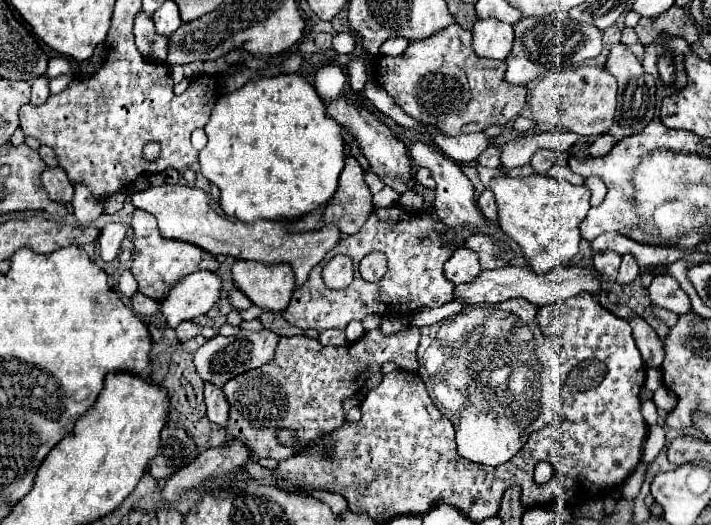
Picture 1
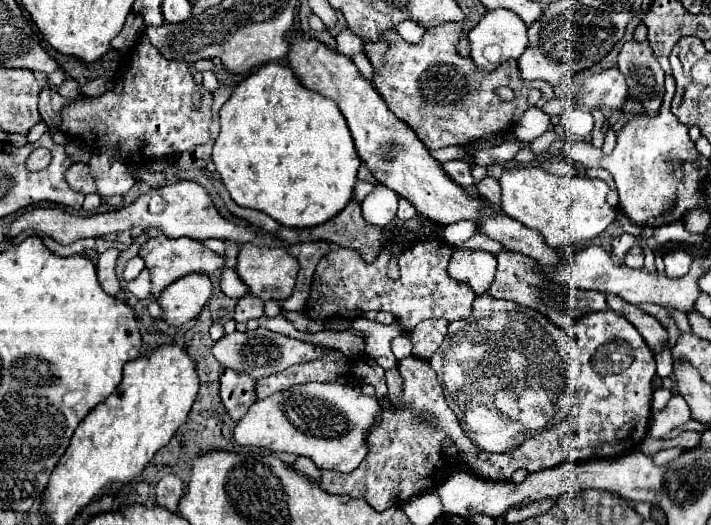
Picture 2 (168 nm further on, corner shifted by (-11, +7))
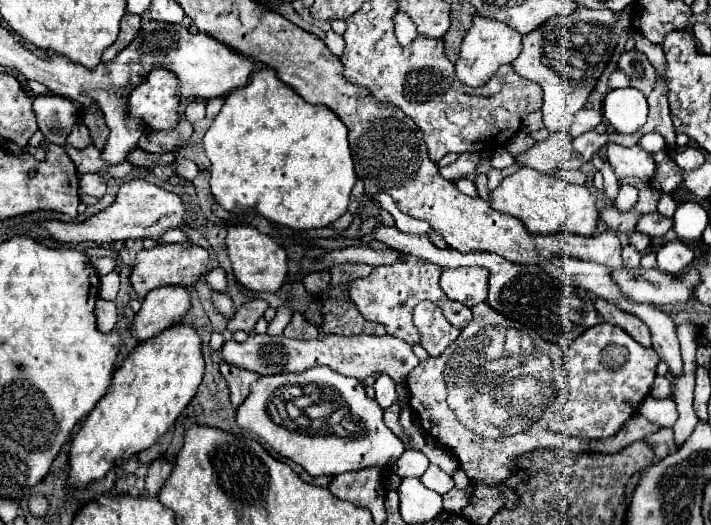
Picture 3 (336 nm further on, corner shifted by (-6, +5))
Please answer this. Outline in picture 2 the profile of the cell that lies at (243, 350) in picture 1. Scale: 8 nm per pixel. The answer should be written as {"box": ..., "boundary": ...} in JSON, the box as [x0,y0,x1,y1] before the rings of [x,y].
{"box":[213,327,323,379],"boundary":[[[257,327],[255,331],[245,331],[245,333],[231,333],[231,335],[223,335],[215,345],[213,345],[213,357],[227,369],[233,369],[237,373],[245,373],[251,375],[253,379],[261,379],[267,377],[271,373],[279,373],[295,363],[305,363],[311,359],[317,359],[323,355],[323,347],[321,345],[313,345],[313,343],[305,343],[299,339],[291,339],[287,335],[279,335],[273,333],[269,329]]]}

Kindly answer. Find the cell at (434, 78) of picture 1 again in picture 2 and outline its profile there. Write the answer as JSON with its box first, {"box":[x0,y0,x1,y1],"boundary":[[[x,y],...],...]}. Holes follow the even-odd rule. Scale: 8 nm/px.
{"box":[365,21,553,149],"boundary":[[[449,21],[439,27],[425,31],[423,41],[411,45],[399,37],[397,31],[389,31],[381,41],[365,43],[367,57],[373,65],[375,77],[373,85],[385,99],[387,107],[407,121],[427,149],[465,145],[471,139],[481,139],[489,133],[507,133],[523,117],[523,113],[533,105],[529,101],[529,91],[539,89],[541,97],[537,107],[543,107],[551,97],[553,89],[545,81],[523,81],[517,61],[505,61],[495,71],[483,73],[475,67],[471,57],[461,57],[457,43],[465,31],[461,21]],[[499,85],[507,85],[515,91],[511,101],[501,101],[495,93]]]}

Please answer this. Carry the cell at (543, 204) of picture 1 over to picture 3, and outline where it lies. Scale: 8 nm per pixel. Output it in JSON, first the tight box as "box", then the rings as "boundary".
{"box":[492,167,598,235],"boundary":[[[528,167],[518,169],[506,177],[492,195],[492,209],[512,215],[524,223],[530,233],[550,235],[558,231],[574,231],[578,235],[592,235],[598,225],[596,195],[584,185],[566,183],[554,175],[546,175]]]}

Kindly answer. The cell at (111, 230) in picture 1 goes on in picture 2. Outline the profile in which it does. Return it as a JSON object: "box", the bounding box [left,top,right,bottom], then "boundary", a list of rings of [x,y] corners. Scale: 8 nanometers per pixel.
{"box":[97,247,121,295],"boundary":[[[111,247],[111,249],[107,249],[105,253],[99,255],[99,263],[97,263],[99,283],[109,295],[117,295],[117,291],[121,289],[119,281],[115,279],[115,259],[117,259],[117,255],[119,255],[119,249]]]}

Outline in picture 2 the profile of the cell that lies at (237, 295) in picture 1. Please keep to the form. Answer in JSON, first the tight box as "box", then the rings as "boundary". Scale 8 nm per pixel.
{"box":[219,269,249,299],"boundary":[[[233,269],[223,271],[219,285],[221,285],[221,291],[223,291],[227,297],[231,297],[231,299],[241,299],[241,297],[245,297],[245,295],[249,293],[247,285],[239,279],[239,275],[237,275]]]}

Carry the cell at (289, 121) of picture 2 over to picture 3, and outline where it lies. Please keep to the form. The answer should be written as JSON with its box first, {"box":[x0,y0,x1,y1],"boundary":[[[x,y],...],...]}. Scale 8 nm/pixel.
{"box":[204,67,358,231],"boundary":[[[270,67],[252,73],[250,83],[234,89],[212,127],[204,137],[206,157],[210,159],[210,193],[226,211],[234,207],[256,207],[268,221],[294,231],[328,227],[348,209],[348,199],[358,181],[348,145],[348,129],[336,115],[322,105],[306,103],[292,87],[282,83]]]}

